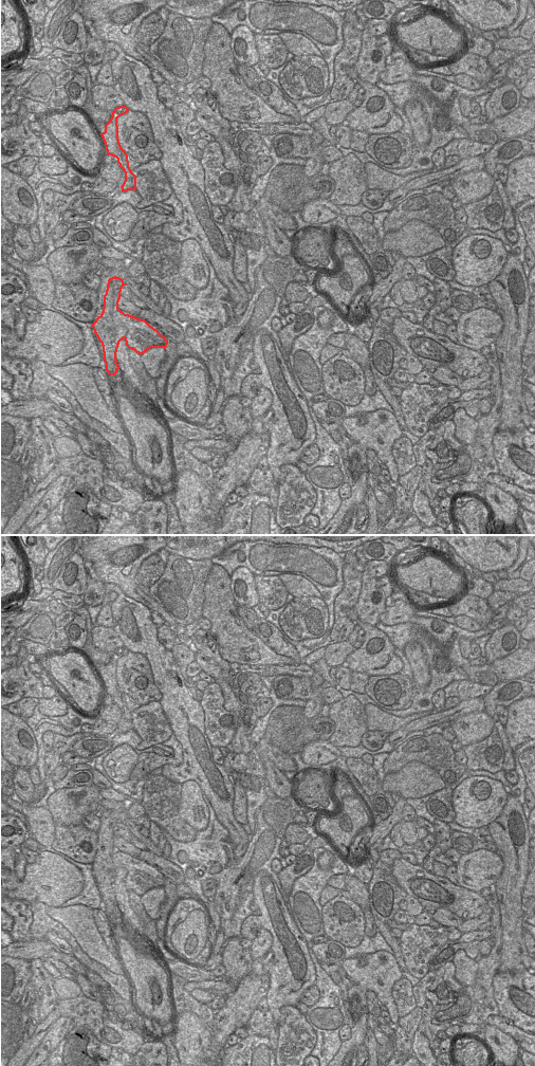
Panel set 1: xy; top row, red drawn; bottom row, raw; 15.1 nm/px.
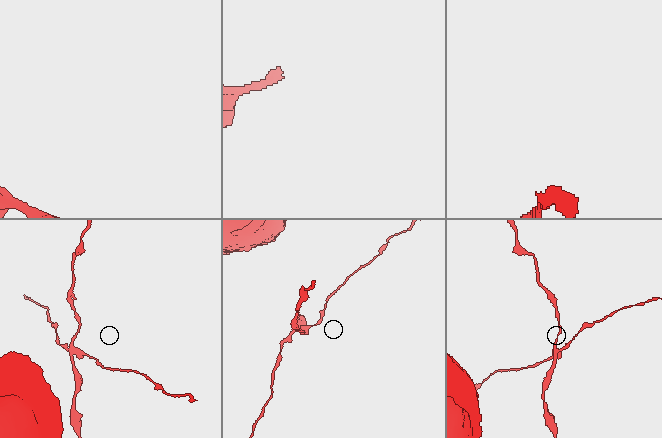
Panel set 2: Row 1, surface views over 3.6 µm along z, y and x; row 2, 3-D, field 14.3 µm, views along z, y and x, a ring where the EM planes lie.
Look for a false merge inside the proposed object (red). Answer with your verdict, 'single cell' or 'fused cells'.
fused cells

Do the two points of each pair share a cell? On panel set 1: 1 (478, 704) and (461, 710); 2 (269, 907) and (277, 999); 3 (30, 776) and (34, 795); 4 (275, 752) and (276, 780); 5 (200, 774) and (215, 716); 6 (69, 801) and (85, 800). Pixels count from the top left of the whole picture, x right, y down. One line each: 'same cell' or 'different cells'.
1: same cell
2: same cell
3: same cell
4: different cells
5: different cells
6: same cell

